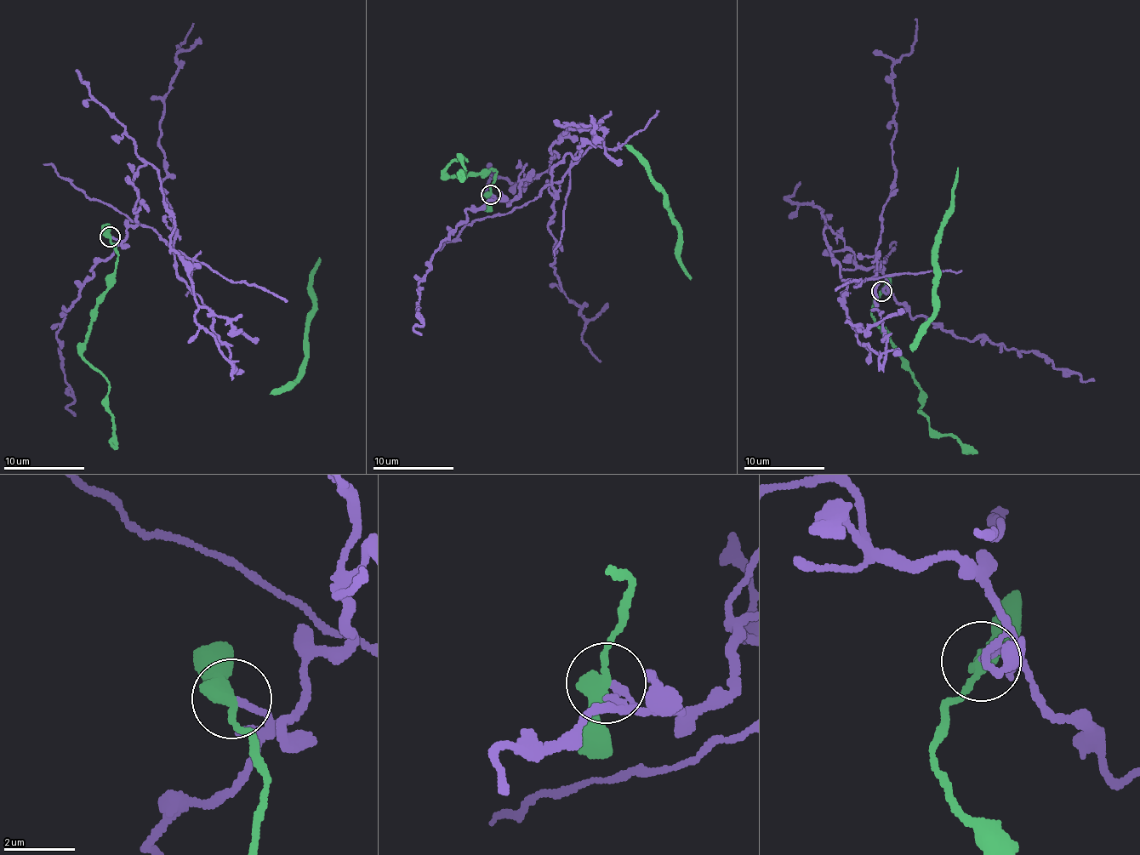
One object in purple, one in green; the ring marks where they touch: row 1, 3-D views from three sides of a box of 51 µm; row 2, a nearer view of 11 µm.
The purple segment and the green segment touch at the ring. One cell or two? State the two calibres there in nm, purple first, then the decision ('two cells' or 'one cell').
170 nm thick on the purple side, 400 nm on the other; two cells

